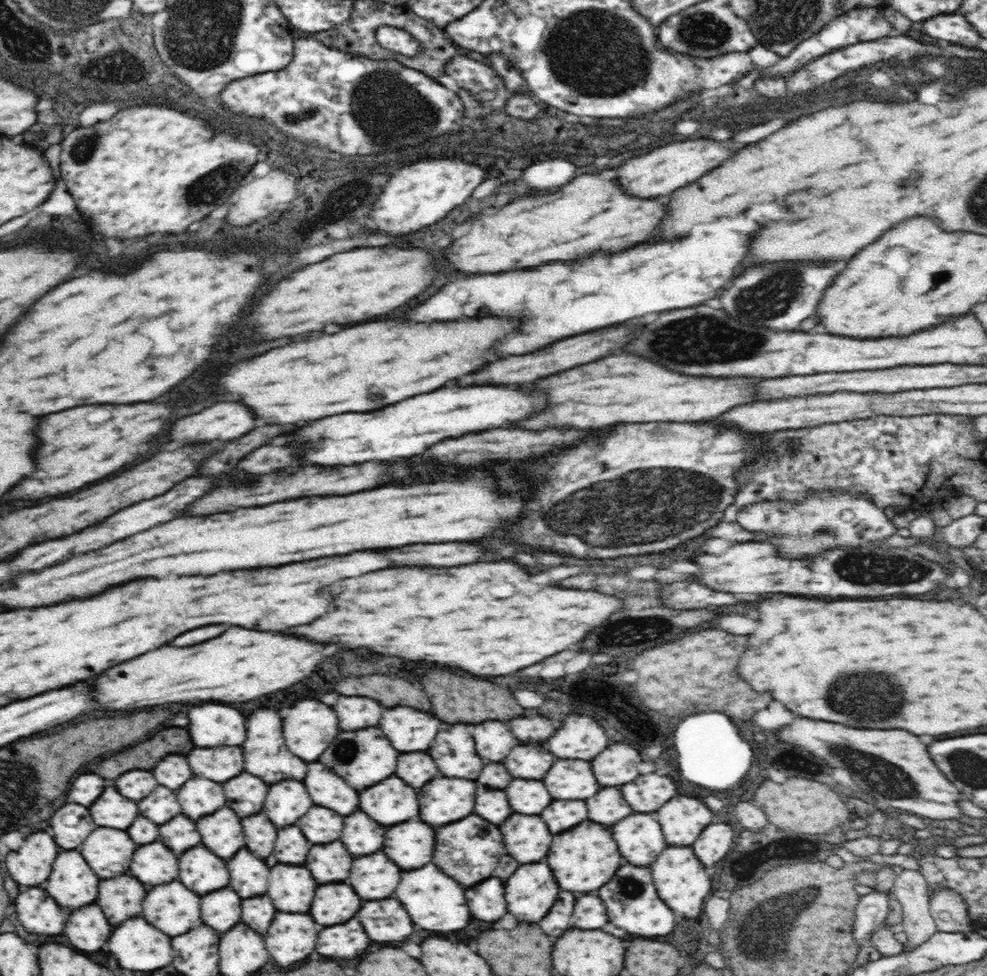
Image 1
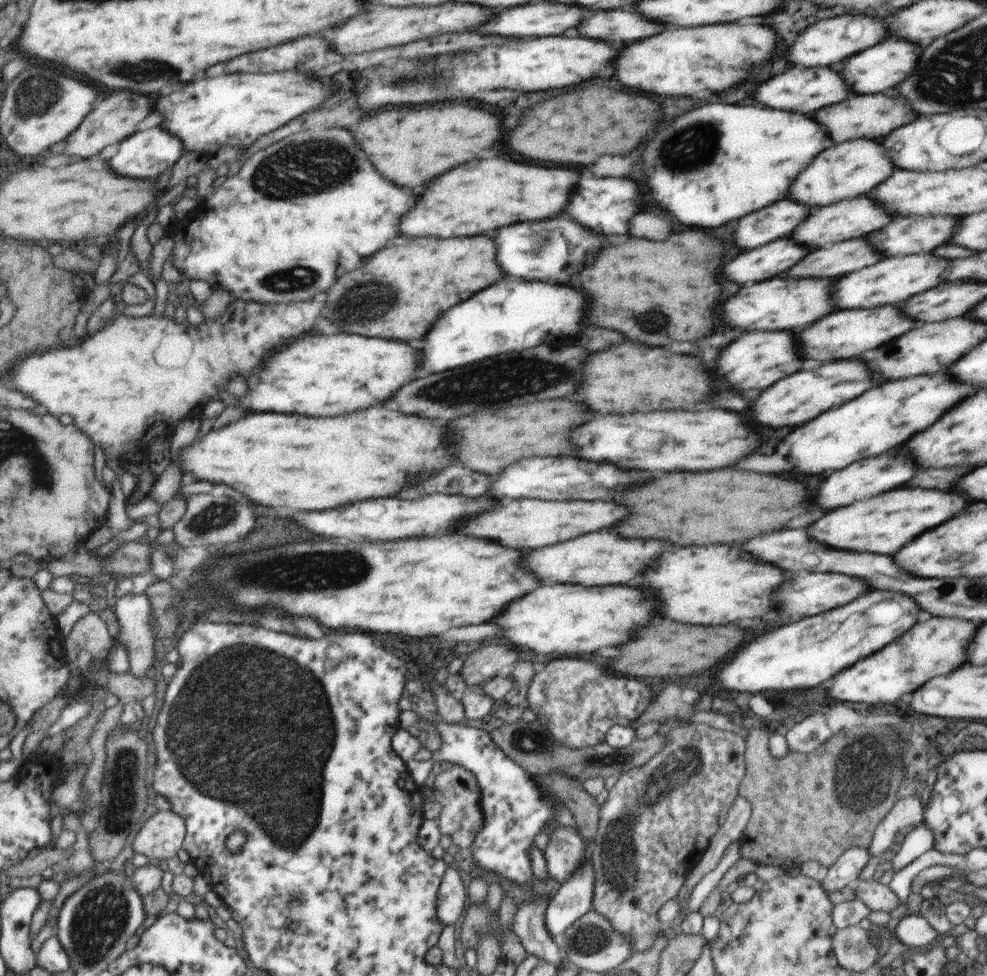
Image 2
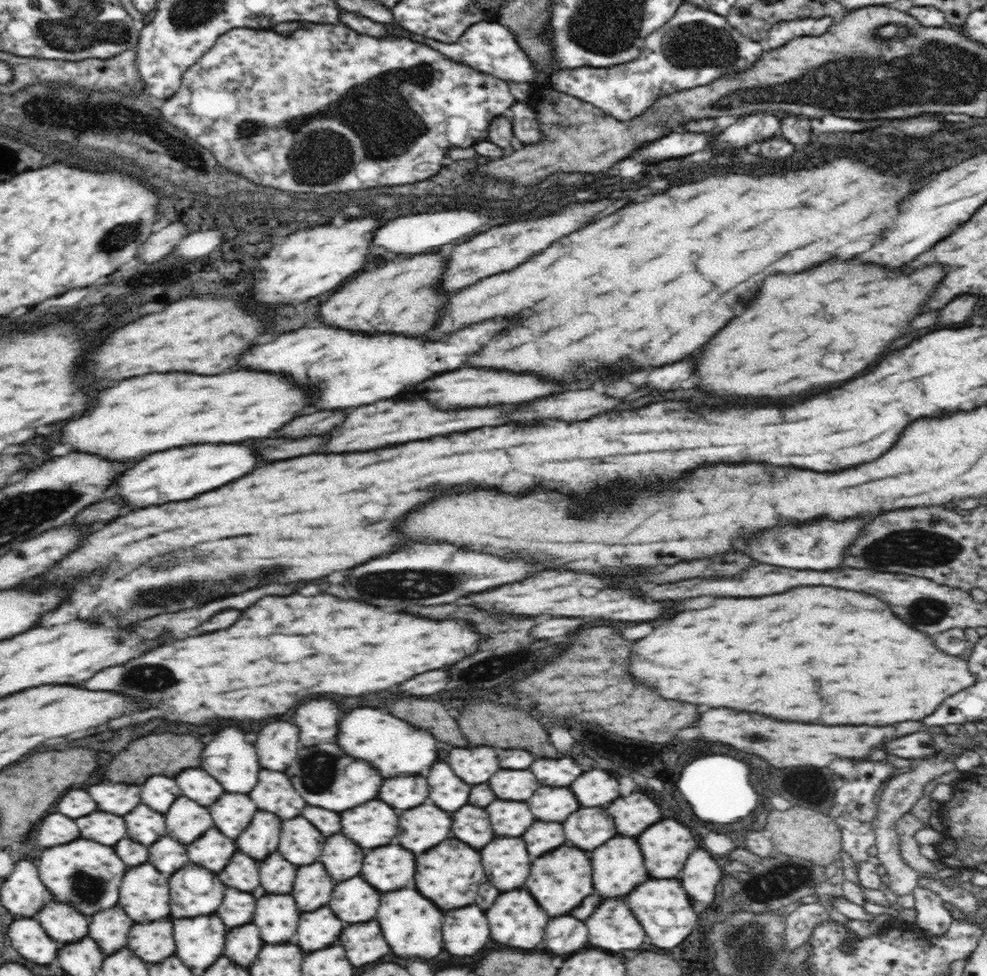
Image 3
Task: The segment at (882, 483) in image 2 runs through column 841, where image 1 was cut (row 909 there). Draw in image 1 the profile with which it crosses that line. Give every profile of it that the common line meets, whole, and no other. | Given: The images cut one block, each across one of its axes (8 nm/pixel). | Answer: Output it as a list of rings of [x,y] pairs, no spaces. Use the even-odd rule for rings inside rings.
[[[488,878],[478,886],[468,888],[464,894],[468,896],[468,908],[472,916],[482,922],[496,922],[506,914],[504,888],[496,878]]]

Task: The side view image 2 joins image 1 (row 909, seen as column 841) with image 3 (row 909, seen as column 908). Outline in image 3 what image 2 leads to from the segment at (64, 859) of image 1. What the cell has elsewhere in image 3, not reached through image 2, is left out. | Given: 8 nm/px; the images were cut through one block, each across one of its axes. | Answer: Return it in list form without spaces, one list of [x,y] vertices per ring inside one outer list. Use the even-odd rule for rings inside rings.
[[[48,902],[36,916],[34,916],[48,936],[56,942],[78,942],[88,934],[88,920],[74,908],[60,904],[60,902]]]

